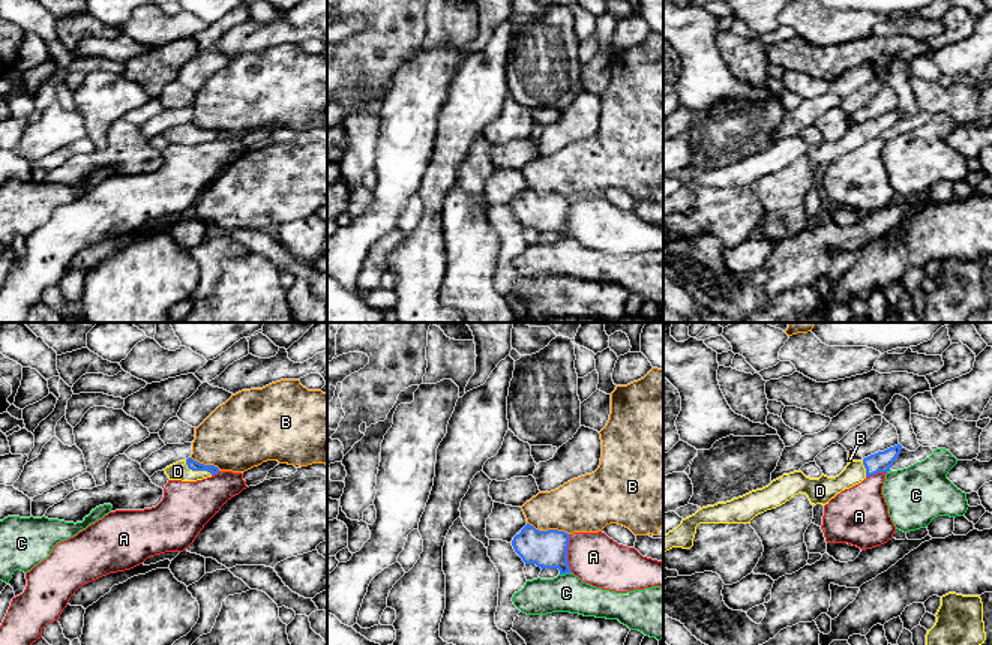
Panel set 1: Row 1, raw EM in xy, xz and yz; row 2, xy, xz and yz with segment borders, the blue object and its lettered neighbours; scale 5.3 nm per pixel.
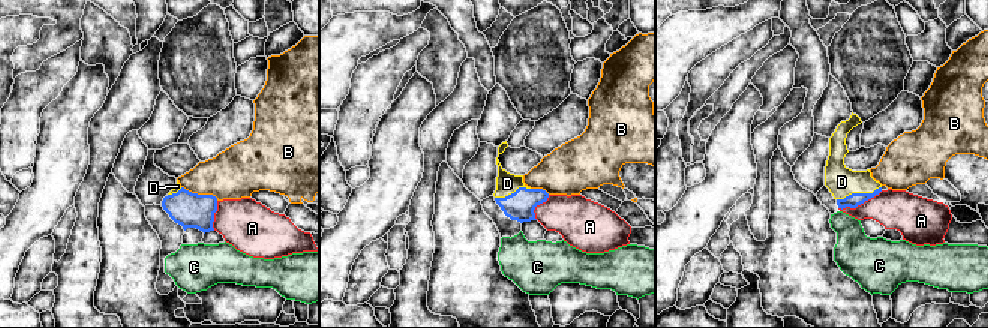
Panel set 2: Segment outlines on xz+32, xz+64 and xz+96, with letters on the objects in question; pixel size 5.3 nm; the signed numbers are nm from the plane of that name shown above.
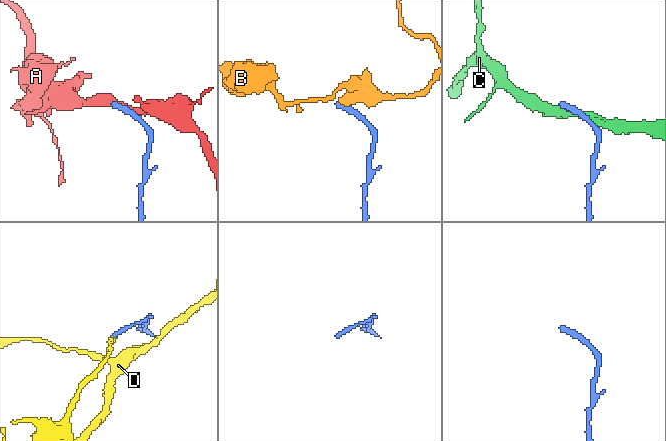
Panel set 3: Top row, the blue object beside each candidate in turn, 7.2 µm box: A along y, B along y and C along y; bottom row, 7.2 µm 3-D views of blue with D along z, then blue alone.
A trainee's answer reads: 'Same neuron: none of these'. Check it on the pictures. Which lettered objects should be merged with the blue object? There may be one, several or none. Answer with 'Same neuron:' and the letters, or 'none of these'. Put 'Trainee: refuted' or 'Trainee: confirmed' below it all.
Same neuron: D
Trainee: refuted

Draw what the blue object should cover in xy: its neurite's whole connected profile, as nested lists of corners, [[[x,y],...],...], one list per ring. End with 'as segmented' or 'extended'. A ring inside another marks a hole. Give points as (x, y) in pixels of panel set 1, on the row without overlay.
[[[188,122],[167,130],[164,135],[170,144],[197,146],[218,138],[219,132],[215,129],[200,128],[192,122]]]; extended

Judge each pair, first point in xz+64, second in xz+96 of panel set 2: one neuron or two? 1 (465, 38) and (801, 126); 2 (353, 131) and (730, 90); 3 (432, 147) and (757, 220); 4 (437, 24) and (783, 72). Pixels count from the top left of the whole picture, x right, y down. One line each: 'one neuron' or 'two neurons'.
1: one neuron
2: two neurons
3: one neuron
4: one neuron

